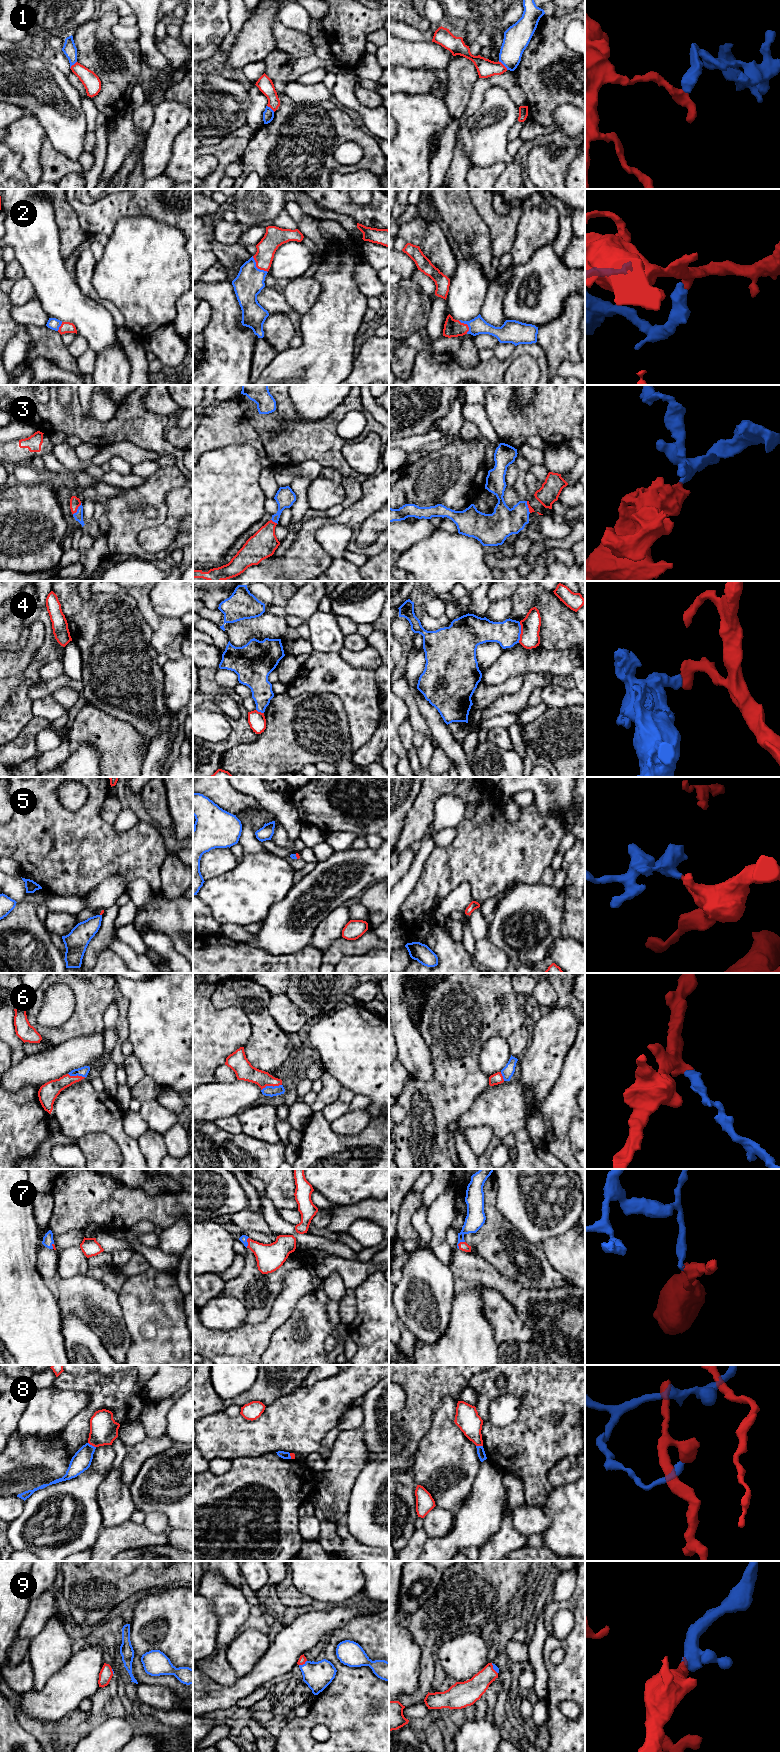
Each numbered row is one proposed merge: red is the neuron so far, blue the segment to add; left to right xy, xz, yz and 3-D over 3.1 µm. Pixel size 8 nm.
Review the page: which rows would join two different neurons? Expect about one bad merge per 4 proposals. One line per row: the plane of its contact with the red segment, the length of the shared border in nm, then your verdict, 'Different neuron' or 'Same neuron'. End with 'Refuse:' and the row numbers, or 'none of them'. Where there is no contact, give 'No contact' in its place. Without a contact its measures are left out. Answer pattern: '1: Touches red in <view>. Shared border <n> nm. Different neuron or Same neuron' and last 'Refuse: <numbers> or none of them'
1: Touches red in yz. Shared border 100 nm. Different neuron
2: Touches red in xz. Shared border 180 nm. Same neuron
3: Touches red in xy. Shared border 120 nm. Same neuron
4: Touches red in yz. Shared border 170 nm. Different neuron
5: Touches red in xz. Shared border 40 nm. Same neuron
6: Touches red in xz. Shared border 180 nm. Same neuron
7: Touches red in yz. Shared border 80 nm. Same neuron
8: Touches red in xy. Shared border 80 nm. Different neuron
9: Touches red in xz. Shared border 80 nm. Same neuron
Refuse: 1, 4, 8

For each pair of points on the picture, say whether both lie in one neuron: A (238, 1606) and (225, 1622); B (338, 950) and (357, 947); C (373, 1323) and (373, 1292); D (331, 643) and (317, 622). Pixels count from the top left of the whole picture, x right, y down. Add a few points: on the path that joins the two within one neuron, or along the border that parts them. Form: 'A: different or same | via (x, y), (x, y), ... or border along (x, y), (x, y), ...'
A: same | via (234, 1610), (229, 1618)
B: same | via (343, 947), (352, 947)
C: same | via (373, 1315), (373, 1300)
D: same | via (328, 638), (322, 627)

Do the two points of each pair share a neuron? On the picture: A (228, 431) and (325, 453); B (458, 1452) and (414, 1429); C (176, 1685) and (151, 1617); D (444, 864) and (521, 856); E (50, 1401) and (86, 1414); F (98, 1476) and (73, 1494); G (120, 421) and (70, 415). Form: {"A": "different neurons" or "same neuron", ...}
{"A": "same neuron", "B": "different neurons", "C": "same neuron", "D": "same neuron", "E": "different neurons", "F": "same neuron", "G": "same neuron"}

